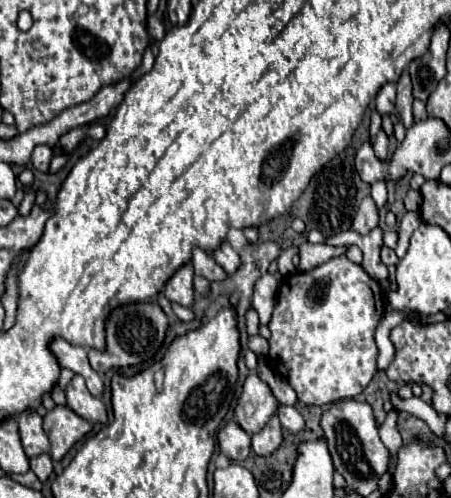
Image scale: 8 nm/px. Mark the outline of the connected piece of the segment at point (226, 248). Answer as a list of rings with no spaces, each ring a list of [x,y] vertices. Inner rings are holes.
[[[225,241],[215,253],[215,261],[225,269],[225,273],[231,277],[237,269],[239,269],[239,265],[241,265],[241,259],[239,259],[239,253]]]

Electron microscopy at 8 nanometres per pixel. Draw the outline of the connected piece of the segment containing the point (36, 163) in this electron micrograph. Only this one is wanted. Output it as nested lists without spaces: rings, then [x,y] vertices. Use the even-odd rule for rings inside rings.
[[[39,145],[35,147],[33,151],[33,157],[31,157],[31,163],[37,171],[49,171],[49,163],[51,163],[51,157],[53,157],[53,149],[49,145]]]

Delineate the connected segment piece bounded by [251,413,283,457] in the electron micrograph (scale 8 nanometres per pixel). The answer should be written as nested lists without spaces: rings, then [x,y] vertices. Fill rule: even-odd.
[[[275,413],[275,415],[269,419],[269,423],[267,423],[259,433],[253,435],[251,447],[253,447],[253,451],[255,451],[257,455],[267,457],[267,455],[271,455],[271,453],[281,445],[281,441],[283,441],[283,437],[281,437],[281,423],[279,423],[279,417],[277,417],[277,413]]]

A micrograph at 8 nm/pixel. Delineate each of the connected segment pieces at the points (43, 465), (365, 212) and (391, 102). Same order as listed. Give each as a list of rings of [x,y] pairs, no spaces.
[[[47,453],[33,457],[33,459],[31,459],[31,471],[33,471],[41,481],[47,481],[47,479],[51,477],[51,473],[53,473],[53,461],[51,461],[51,457],[49,457]]]
[[[365,197],[353,219],[353,229],[361,235],[367,235],[373,227],[377,227],[377,221],[379,221],[379,209],[371,197]]]
[[[387,83],[381,87],[379,95],[377,95],[377,101],[375,101],[375,107],[381,115],[389,115],[395,107],[395,83]]]

